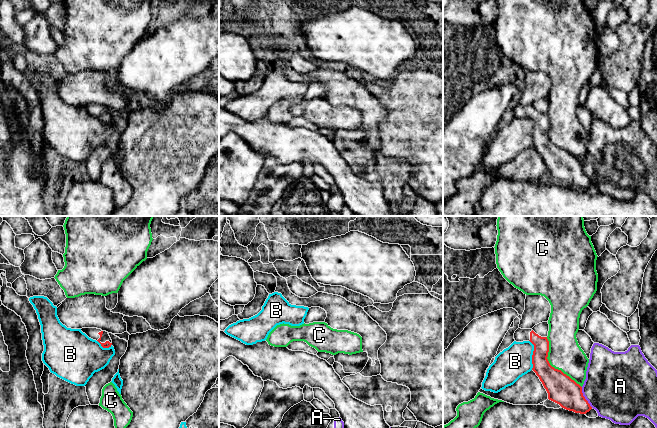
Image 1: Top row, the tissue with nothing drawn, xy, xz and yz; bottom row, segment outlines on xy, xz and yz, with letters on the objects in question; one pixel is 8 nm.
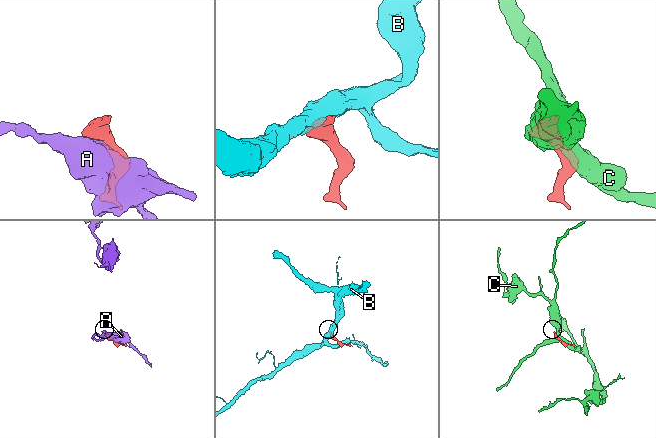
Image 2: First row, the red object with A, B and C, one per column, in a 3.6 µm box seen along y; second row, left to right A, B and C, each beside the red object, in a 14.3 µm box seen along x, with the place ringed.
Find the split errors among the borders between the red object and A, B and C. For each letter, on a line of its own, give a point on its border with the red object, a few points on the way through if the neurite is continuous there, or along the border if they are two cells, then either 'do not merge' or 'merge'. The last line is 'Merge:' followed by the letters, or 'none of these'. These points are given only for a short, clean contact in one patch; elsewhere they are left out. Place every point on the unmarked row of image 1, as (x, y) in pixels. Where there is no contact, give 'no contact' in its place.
A: yz (584, 173) | do not merge
B: yz (532, 131) | do not merge
C: yz (551, 142) | do not merge
Merge: none of these

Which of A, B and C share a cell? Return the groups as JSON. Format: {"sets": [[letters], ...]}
{"sets": [["A"], ["B"], ["C"]]}

